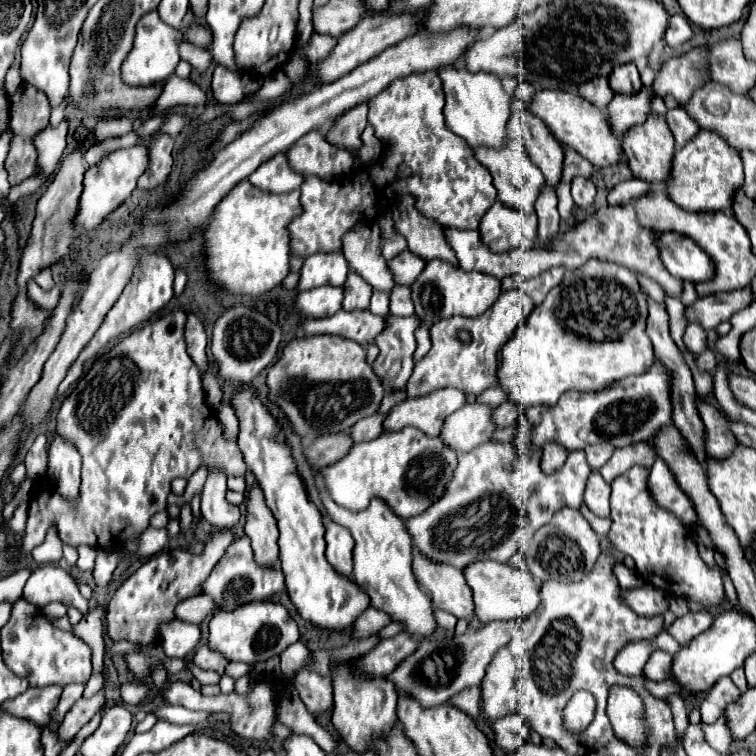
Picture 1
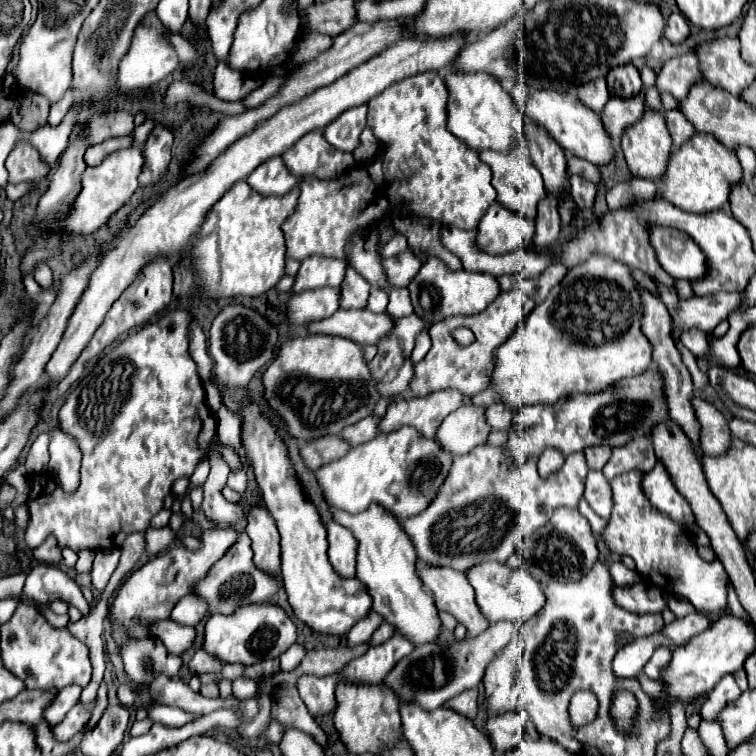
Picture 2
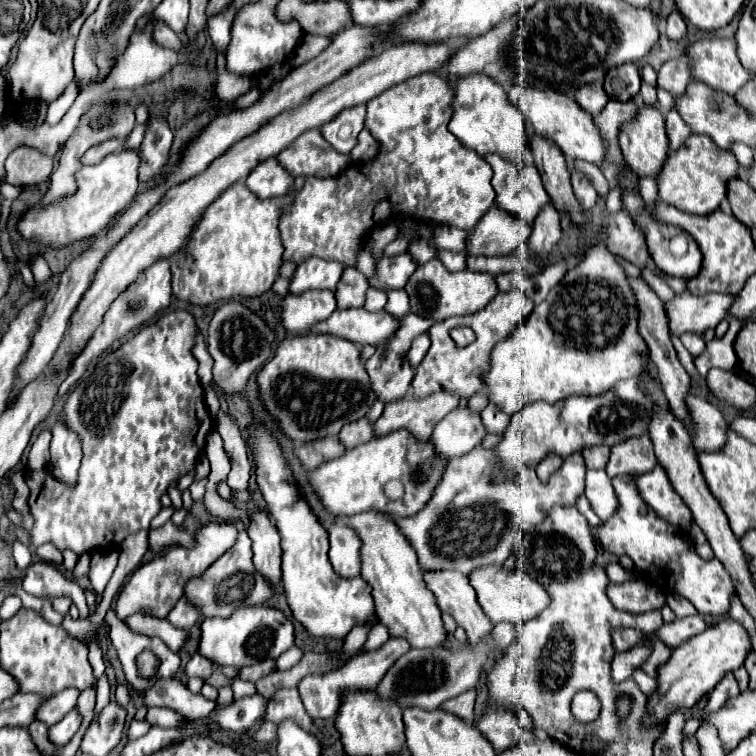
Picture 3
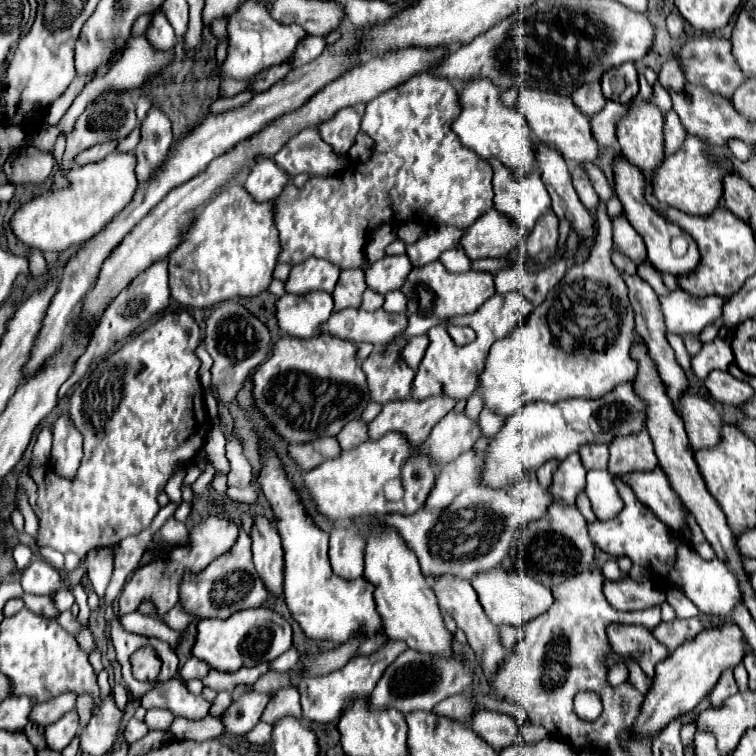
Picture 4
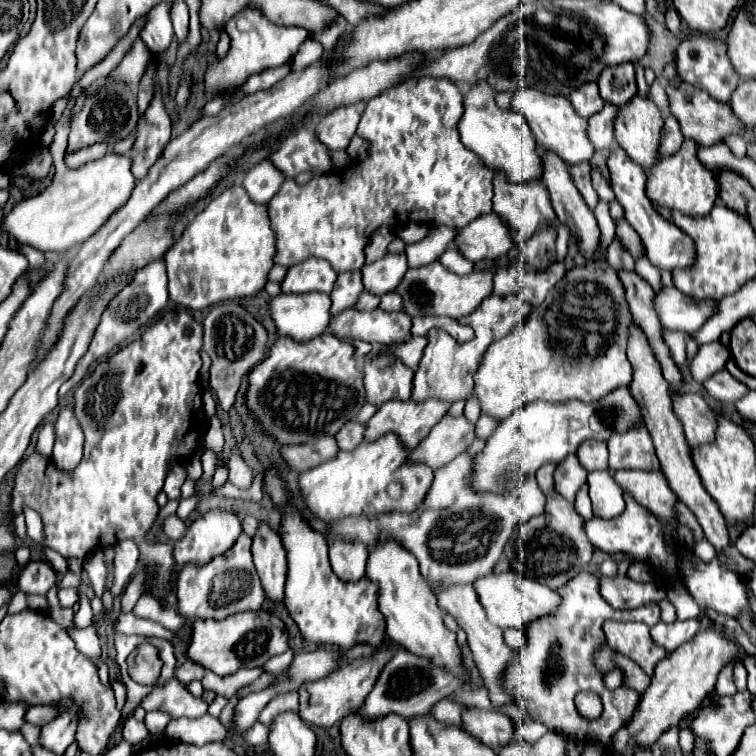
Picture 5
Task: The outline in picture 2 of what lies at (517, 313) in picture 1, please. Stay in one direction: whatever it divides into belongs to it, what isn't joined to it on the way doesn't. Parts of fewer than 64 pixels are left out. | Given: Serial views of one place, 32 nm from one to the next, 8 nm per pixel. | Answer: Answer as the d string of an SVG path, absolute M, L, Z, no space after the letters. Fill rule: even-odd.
M510 290L510 292L500 292L496 296L496 300L480 314L474 316L454 316L454 318L446 318L442 322L436 322L428 328L428 334L432 338L432 348L430 352L424 356L424 360L420 364L416 364L414 368L414 376L410 380L410 392L412 396L428 396L432 392L438 390L458 390L464 396L474 396L482 390L486 390L490 386L490 374L494 368L494 350L498 344L502 344L518 326L518 322L522 322L534 308L534 300L528 298L524 292L520 290ZM458 326L466 326L476 334L476 340L462 348L454 342L452 338L452 330Z

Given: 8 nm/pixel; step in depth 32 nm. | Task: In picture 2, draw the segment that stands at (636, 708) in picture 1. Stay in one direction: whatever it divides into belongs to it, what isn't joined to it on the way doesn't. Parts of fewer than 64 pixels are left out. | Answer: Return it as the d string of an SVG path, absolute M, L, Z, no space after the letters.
M616 692L612 700L612 716L616 720L616 728L620 732L628 732L632 728L632 718L636 714L636 698L630 692Z

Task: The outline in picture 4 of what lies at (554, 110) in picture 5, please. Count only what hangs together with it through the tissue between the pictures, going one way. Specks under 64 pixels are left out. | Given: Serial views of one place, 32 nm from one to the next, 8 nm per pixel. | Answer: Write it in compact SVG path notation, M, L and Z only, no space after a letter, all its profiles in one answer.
M521 88L514 107L528 120L528 126L532 134L538 138L538 142L556 148L564 156L564 160L580 164L592 162L600 154L600 148L590 134L590 118L580 114L570 96L542 92L538 88Z

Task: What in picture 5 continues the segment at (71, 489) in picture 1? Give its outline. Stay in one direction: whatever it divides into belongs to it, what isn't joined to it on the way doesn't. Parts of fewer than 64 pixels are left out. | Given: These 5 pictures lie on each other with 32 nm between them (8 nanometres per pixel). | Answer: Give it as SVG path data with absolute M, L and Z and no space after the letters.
M70 404L62 408L58 414L56 444L54 444L52 458L62 470L74 470L82 460L82 444L84 444L84 434Z

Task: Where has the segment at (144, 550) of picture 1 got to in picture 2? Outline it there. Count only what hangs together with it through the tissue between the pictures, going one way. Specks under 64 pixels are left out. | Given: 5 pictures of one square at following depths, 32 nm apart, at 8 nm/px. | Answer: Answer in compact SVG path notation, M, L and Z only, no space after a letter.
M164 526L164 528L160 528L160 530L148 528L148 530L146 530L146 552L148 552L148 554L160 554L160 552L166 550L176 538L178 538L178 534L176 534L170 526Z

